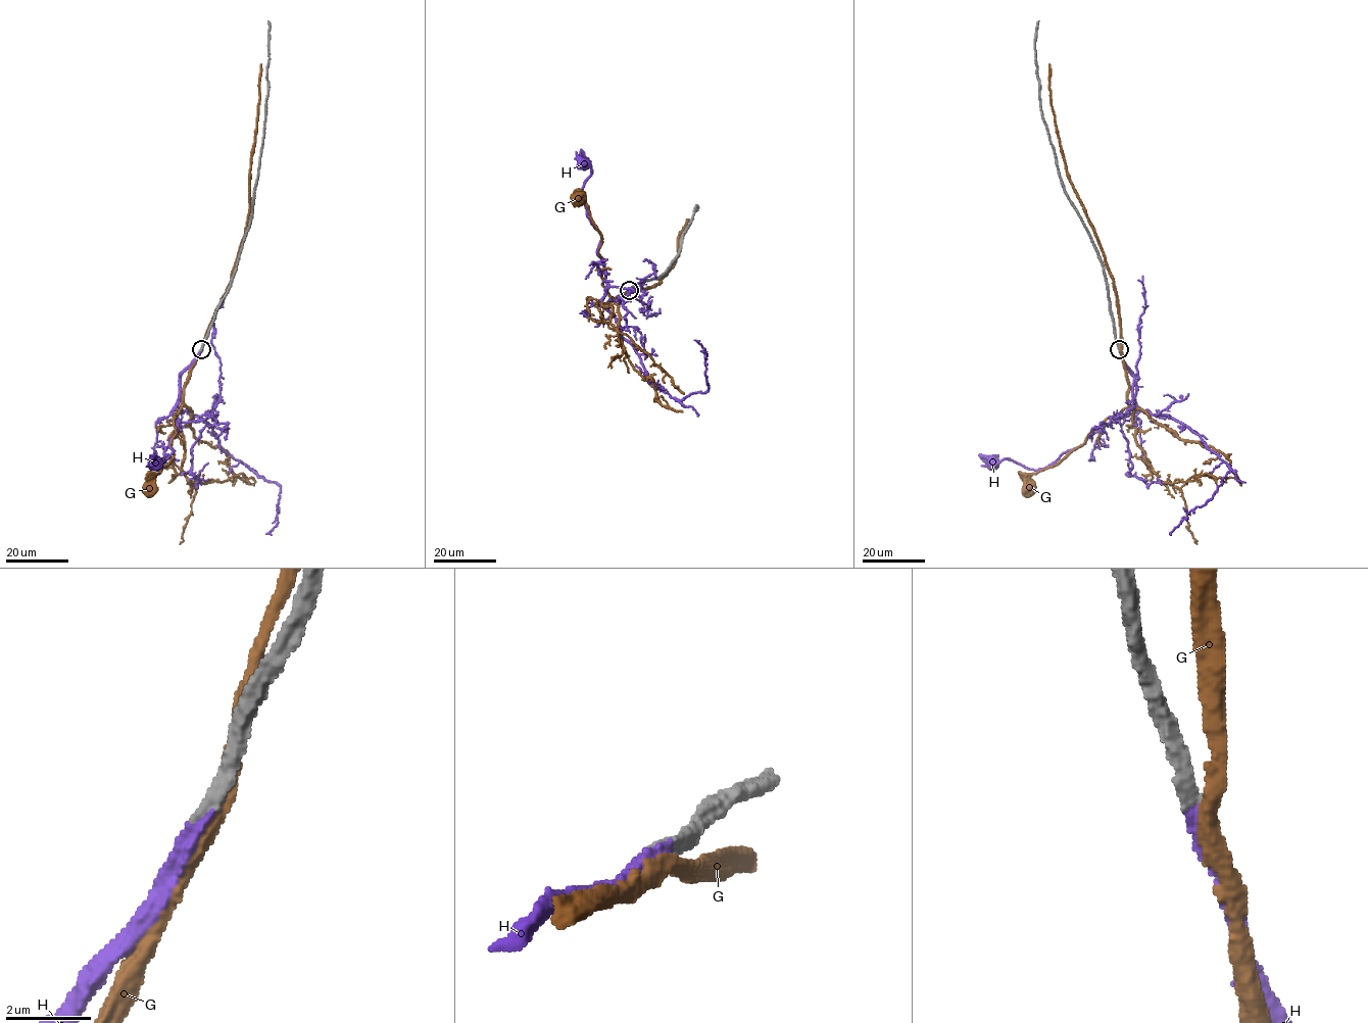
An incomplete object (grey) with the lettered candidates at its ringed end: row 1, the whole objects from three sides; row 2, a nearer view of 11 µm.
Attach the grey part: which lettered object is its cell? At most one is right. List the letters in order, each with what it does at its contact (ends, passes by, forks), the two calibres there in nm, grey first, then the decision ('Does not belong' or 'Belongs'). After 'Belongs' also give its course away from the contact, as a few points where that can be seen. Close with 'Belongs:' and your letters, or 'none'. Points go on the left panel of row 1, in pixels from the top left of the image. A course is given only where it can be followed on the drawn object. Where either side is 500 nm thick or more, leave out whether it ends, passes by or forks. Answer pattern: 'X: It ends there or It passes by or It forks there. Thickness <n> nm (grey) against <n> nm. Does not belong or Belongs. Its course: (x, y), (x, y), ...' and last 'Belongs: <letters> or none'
G: It passes by. Thickness 400 nm (grey) against 400 nm. Does not belong
H: It ends there. Thickness 380 nm (grey) against 360 nm. Belongs. Its course: (200, 349), (180, 376), (170, 412), (178, 422), (173, 453), (156, 470), (162, 459), (154, 461)
Belongs: H

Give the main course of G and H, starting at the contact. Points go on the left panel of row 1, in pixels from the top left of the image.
G: (201, 349), (184, 388), (183, 405), (174, 417), (176, 433), (169, 444), (174, 456), (154, 477), (150, 487)
H: (200, 349), (180, 376), (170, 412), (178, 422), (173, 453), (156, 470), (162, 459), (154, 461)

